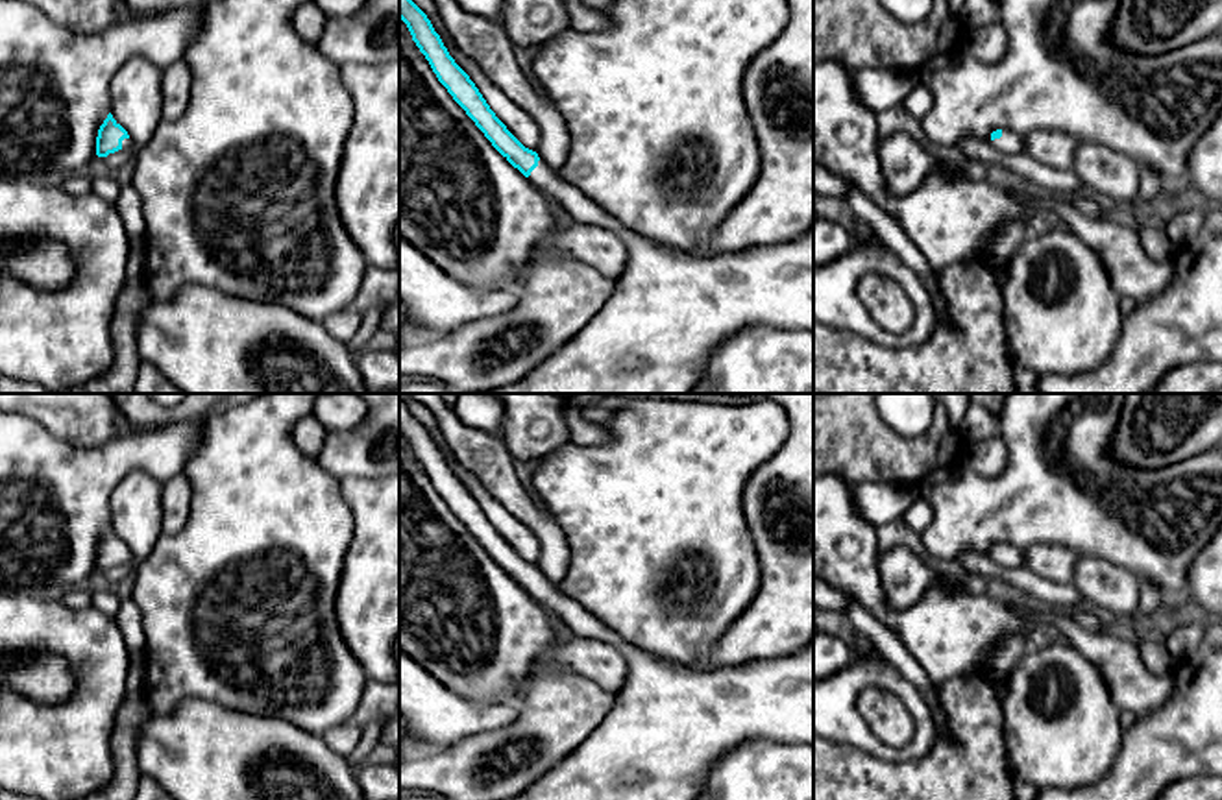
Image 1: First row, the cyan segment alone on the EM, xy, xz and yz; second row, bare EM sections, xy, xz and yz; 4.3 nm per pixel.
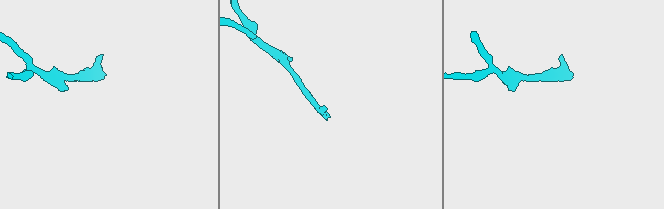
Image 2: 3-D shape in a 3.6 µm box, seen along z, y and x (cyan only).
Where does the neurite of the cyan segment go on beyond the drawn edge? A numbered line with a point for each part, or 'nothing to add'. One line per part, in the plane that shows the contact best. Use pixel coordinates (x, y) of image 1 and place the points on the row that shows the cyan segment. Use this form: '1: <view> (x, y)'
1: xz (655, 335)

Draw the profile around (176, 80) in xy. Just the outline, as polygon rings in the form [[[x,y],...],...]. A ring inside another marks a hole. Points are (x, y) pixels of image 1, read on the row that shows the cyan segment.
[[[183,59],[163,68],[161,76],[163,122],[174,122],[185,113],[190,102],[190,83],[192,83],[190,68]]]

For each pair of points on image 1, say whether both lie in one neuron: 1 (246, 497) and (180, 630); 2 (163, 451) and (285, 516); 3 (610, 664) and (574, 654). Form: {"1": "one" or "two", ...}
{"1": "one", "2": "two", "3": "one"}

